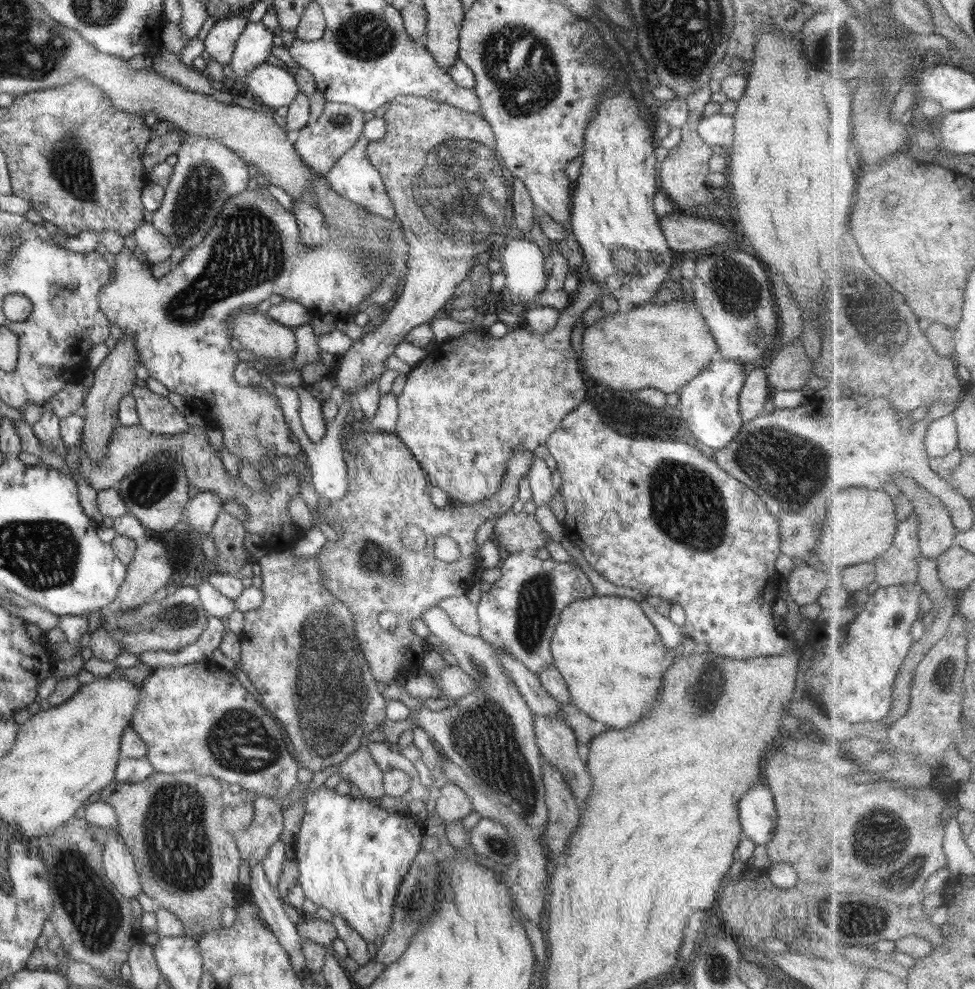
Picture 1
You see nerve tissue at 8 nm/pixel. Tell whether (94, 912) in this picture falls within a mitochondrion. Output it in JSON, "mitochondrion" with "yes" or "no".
{"mitochondrion":"yes"}

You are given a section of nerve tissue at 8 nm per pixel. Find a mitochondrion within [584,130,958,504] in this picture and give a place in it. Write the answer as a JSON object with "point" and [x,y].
{"point":[861,303]}

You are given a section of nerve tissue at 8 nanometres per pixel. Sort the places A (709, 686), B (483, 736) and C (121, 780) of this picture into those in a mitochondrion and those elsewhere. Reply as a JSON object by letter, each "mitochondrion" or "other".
{"A":"mitochondrion","B":"mitochondrion","C":"other"}

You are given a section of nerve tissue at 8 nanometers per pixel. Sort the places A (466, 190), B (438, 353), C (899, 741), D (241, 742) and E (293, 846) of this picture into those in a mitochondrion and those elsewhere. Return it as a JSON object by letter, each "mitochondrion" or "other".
{"A":"mitochondrion","B":"other","C":"other","D":"mitochondrion","E":"other"}

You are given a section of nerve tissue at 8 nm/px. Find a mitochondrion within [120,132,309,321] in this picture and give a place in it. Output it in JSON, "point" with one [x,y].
{"point":[197,198]}

